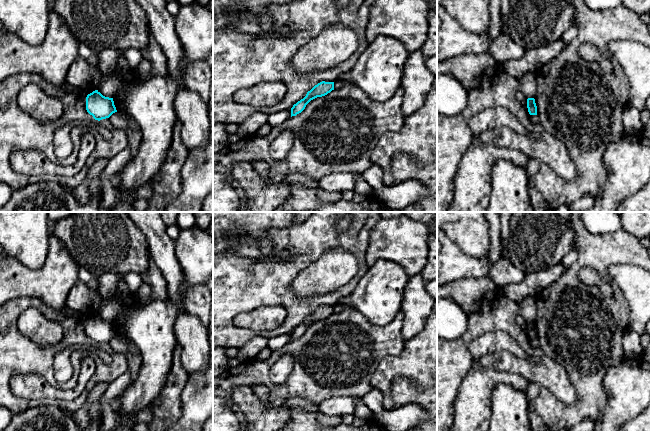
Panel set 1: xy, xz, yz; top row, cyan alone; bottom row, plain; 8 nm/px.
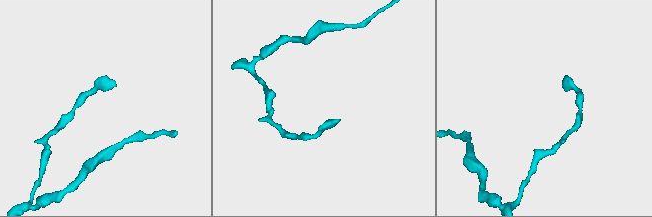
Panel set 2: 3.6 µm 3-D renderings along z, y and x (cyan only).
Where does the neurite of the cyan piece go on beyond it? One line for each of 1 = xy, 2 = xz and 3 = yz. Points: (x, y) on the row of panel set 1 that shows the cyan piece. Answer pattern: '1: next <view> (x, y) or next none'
1: next none
2: next none
3: next none

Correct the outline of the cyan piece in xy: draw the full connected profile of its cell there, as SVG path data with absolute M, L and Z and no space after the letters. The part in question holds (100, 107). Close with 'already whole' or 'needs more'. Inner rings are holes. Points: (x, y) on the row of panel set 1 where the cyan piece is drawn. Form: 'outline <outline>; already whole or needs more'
outline M98 90L87 95L86 110L98 121L109 118L117 112L113 98L103 96Z; already whole

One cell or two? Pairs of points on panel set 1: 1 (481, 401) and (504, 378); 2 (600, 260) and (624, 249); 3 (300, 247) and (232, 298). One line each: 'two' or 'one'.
1: one
2: one
3: one

